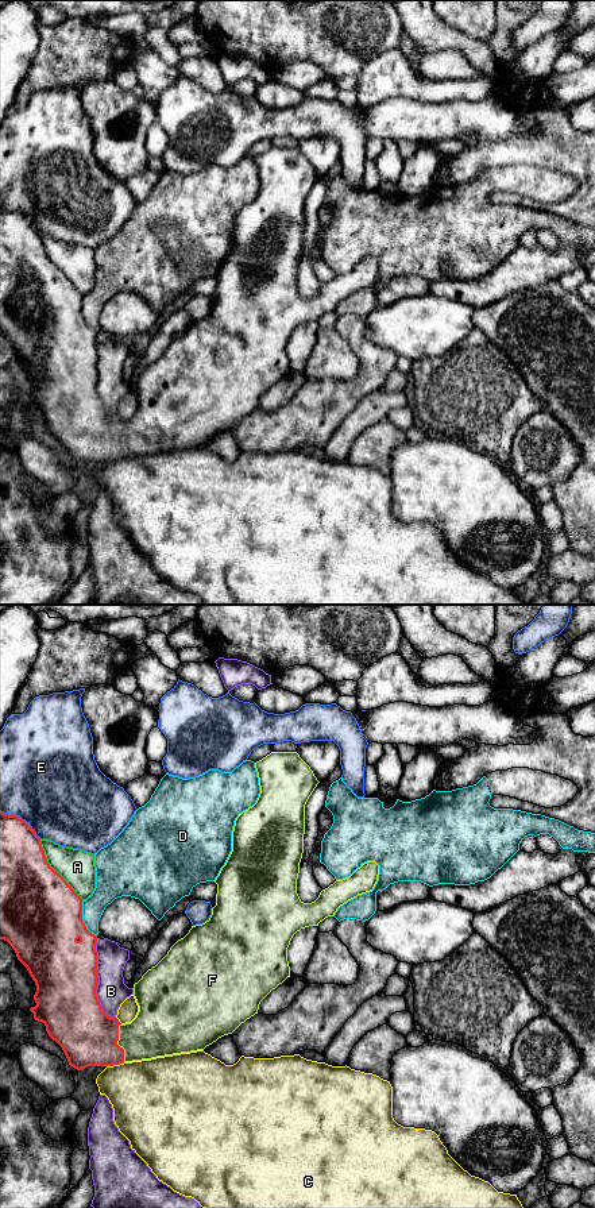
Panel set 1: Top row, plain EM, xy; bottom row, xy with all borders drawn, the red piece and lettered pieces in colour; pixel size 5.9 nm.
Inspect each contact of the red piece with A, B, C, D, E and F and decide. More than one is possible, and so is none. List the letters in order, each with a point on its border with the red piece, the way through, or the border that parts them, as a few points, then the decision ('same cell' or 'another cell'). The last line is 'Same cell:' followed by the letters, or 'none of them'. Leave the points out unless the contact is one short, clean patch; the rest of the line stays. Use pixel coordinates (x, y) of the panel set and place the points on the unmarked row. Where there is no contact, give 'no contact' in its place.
A: xy (55, 266) | another cell
B: xy (97, 375) | another cell
C: xy (115, 459) | another cell
D: xy (81, 315) | another cell
E: xy (20, 213) | another cell
F: xy (116, 437) | same cell
Same cell: F

